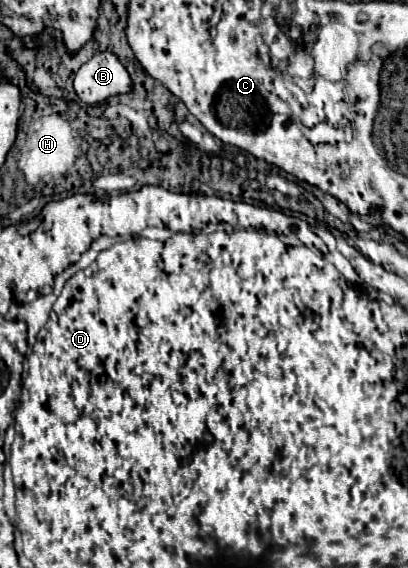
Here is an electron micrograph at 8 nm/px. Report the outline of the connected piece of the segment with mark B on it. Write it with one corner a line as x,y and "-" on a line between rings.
95,53
75,75
73,87
77,97
87,105
101,105
109,97
131,91
131,77
117,55

